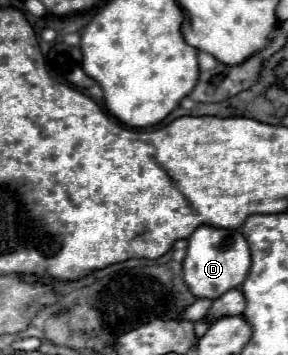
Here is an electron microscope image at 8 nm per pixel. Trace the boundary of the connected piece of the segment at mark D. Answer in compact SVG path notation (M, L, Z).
M199 226L187 246L187 256L183 260L183 280L189 286L191 294L197 298L215 300L231 288L243 284L251 268L251 254L247 240L237 230L221 230L213 226Z

